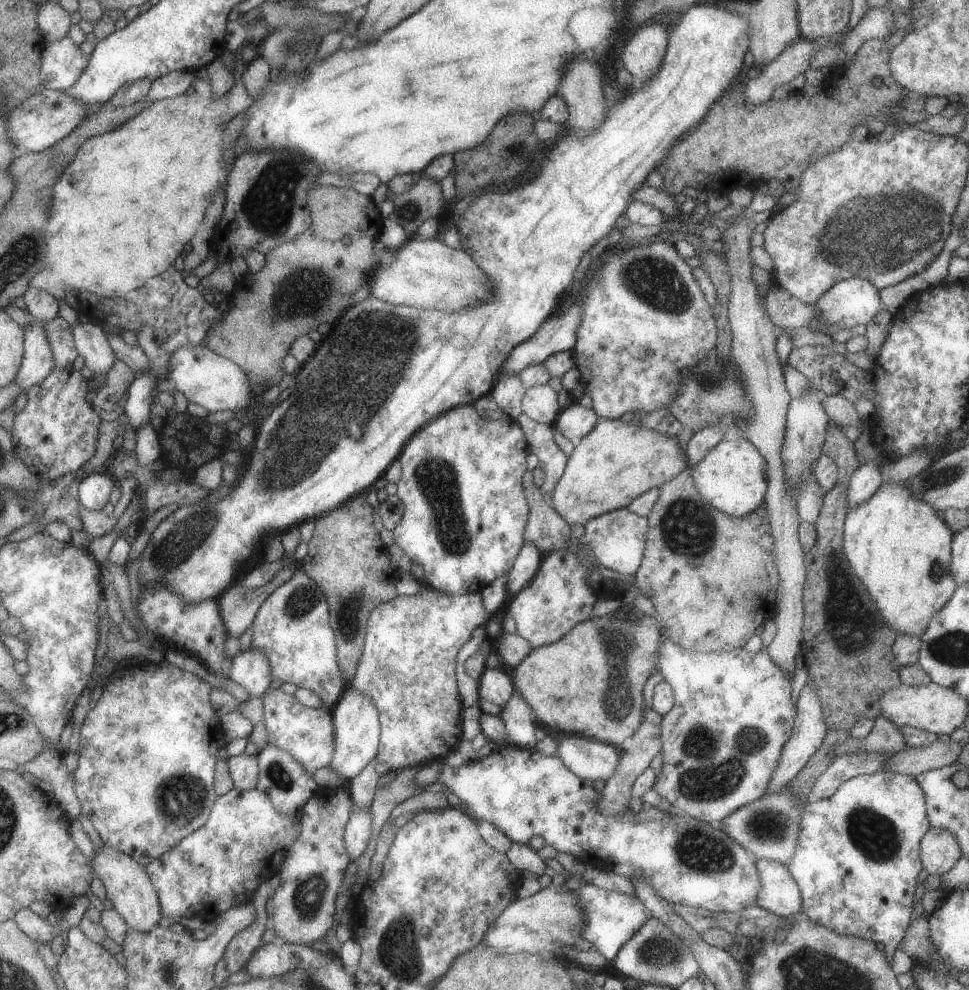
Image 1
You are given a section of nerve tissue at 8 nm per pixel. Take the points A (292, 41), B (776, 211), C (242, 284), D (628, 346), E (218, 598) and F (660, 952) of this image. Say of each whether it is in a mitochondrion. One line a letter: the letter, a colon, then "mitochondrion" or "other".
A: mitochondrion
B: other
C: other
D: other
E: other
F: mitochondrion

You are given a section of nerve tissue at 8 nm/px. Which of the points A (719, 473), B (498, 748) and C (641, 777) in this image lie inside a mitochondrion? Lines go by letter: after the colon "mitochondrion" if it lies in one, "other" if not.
A: other
B: other
C: other

